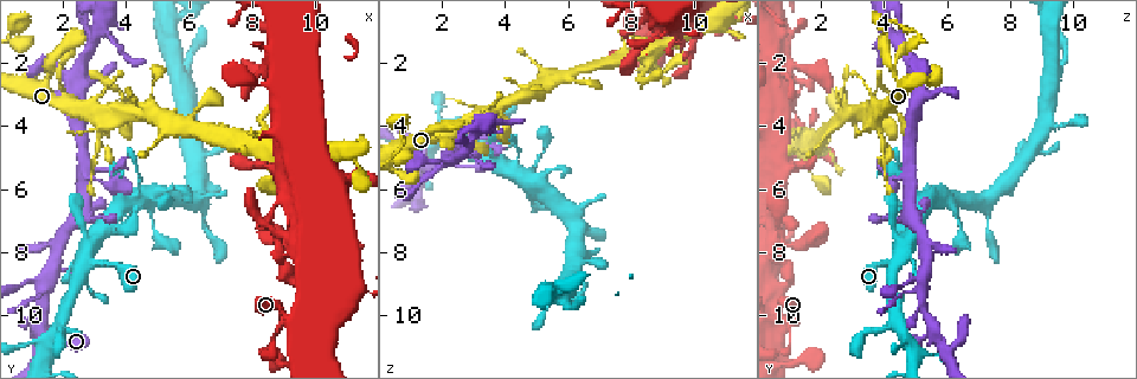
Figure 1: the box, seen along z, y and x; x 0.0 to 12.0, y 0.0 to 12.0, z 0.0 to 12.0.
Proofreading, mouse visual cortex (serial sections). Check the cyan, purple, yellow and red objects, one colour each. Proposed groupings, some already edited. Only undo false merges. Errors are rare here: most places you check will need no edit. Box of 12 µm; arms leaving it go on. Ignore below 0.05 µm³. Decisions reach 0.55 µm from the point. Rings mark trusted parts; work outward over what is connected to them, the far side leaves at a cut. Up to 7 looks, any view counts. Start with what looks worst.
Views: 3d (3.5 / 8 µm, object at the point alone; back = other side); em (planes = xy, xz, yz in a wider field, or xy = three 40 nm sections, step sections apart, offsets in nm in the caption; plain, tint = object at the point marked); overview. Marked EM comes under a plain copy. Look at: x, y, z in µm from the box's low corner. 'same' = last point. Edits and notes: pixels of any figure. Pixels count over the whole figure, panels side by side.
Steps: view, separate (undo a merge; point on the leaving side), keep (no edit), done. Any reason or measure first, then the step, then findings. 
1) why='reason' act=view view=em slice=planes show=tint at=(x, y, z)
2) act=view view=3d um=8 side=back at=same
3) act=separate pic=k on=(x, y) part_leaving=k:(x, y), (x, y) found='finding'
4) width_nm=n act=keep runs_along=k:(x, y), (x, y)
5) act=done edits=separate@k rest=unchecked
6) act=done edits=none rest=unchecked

why='abrupt turn' act=view view=3d um=3.5 at=(1.4, 8.9, 5.1)

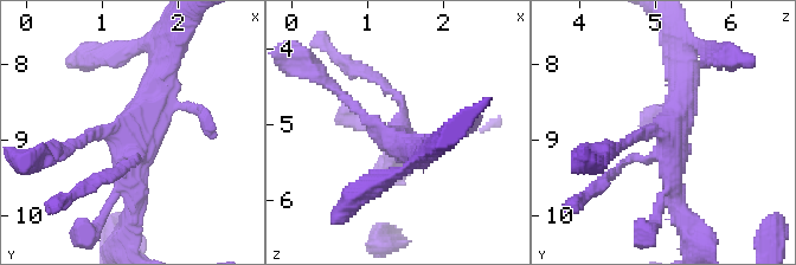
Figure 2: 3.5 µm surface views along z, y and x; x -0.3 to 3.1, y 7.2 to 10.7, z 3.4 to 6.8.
why='shape alone is not enough' act=view view=em slice=xy step=3 show=tint at=(1.40, 9.00, 5.20)

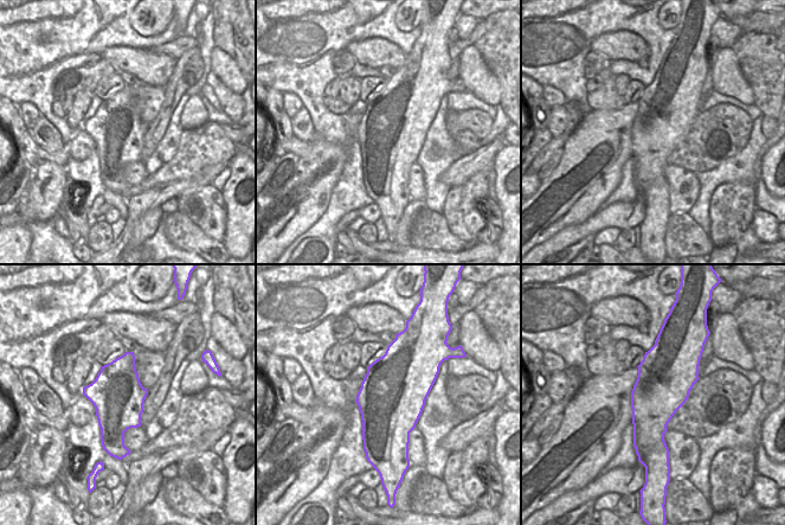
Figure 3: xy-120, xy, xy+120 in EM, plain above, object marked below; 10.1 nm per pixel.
width_nm=700 act=keep runs_along=2:(129, 215), (129, 154), (162, 63) found='all the same cell'

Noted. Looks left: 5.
why='calibre changes' act=view view=3d um=8 at=(3.2, 4.4, 3.9)

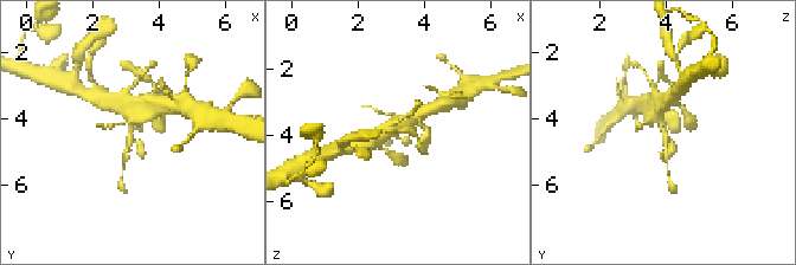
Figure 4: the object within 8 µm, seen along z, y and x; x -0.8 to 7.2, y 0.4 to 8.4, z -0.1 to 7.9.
why='zoom in' act=view view=3d um=3.5 at=(3.1, 4.4, 3.9)

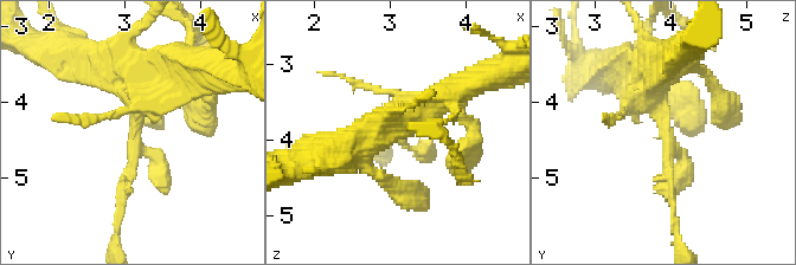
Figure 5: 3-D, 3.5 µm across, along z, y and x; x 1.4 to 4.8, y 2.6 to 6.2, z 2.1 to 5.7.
why='shape alone is not enough' act=view view=em slice=xy step=3 show=tint at=(3.15, 4.40, 3.95)

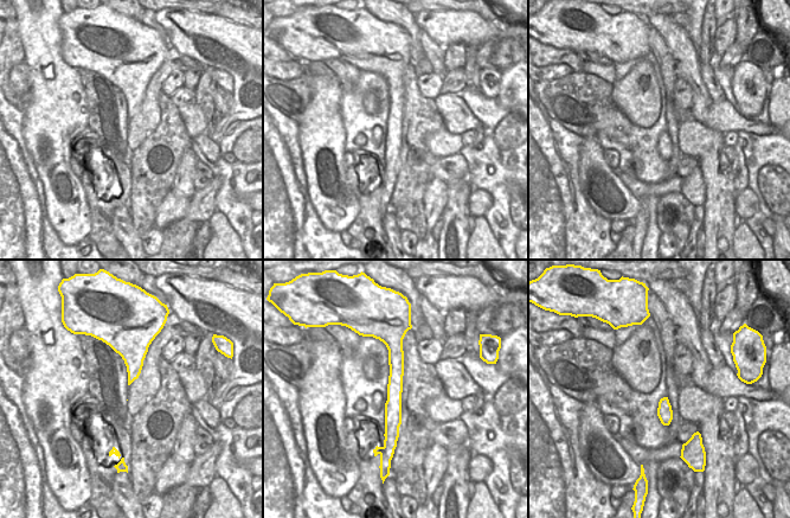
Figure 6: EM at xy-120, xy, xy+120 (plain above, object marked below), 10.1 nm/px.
act=keep runs_along=6:(389, 341), (396, 352), (393, 443) found='all the same cell'

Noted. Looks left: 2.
act=done edits=none rest=unchecked

